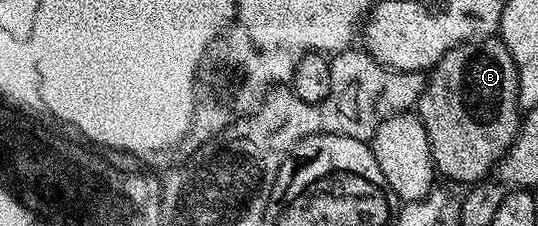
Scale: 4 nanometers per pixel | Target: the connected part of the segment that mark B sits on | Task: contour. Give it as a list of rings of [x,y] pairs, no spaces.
[[[492,35],[477,41],[467,41],[464,45],[450,49],[429,70],[427,86],[419,96],[417,116],[429,135],[429,147],[440,178],[464,181],[464,186],[467,187],[483,180],[493,166],[511,150],[521,124],[519,76],[507,44],[498,36]]]

